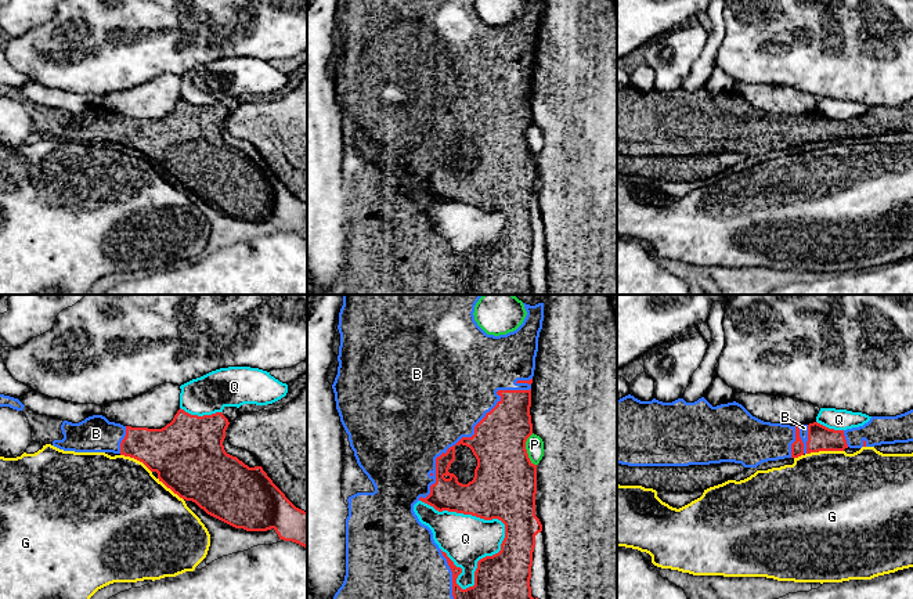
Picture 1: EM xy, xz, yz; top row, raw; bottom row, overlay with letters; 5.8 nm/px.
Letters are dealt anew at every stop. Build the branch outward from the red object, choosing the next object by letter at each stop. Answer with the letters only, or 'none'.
B

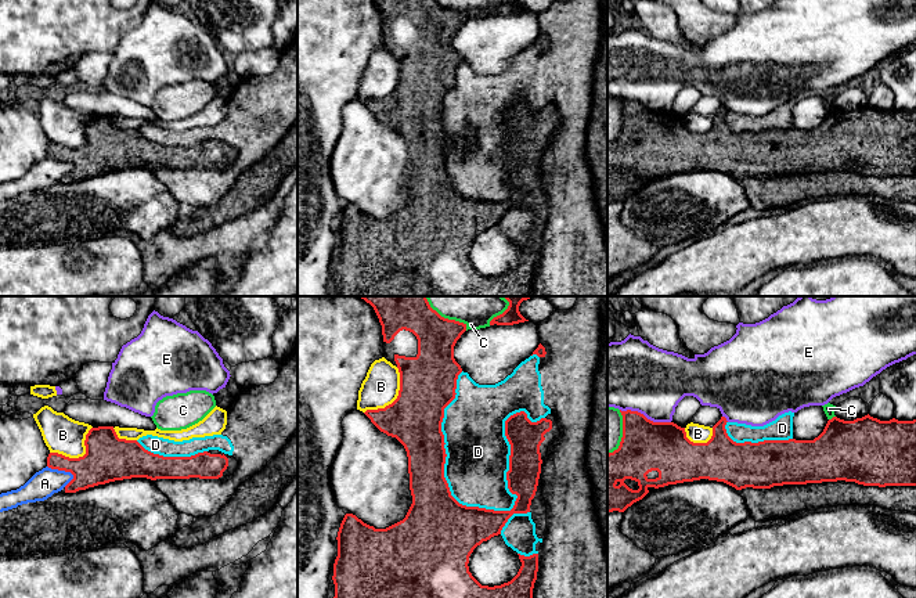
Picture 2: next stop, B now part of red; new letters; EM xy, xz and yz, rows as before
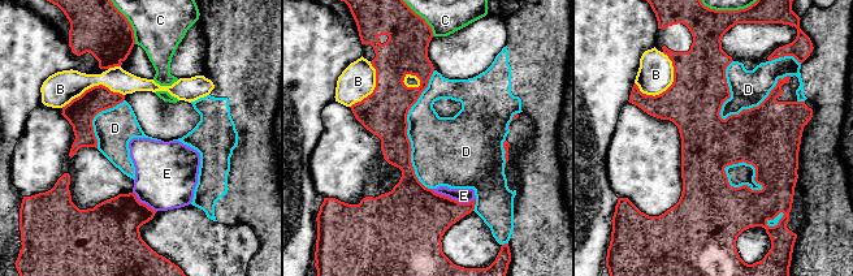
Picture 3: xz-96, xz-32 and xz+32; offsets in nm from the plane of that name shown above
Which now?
none

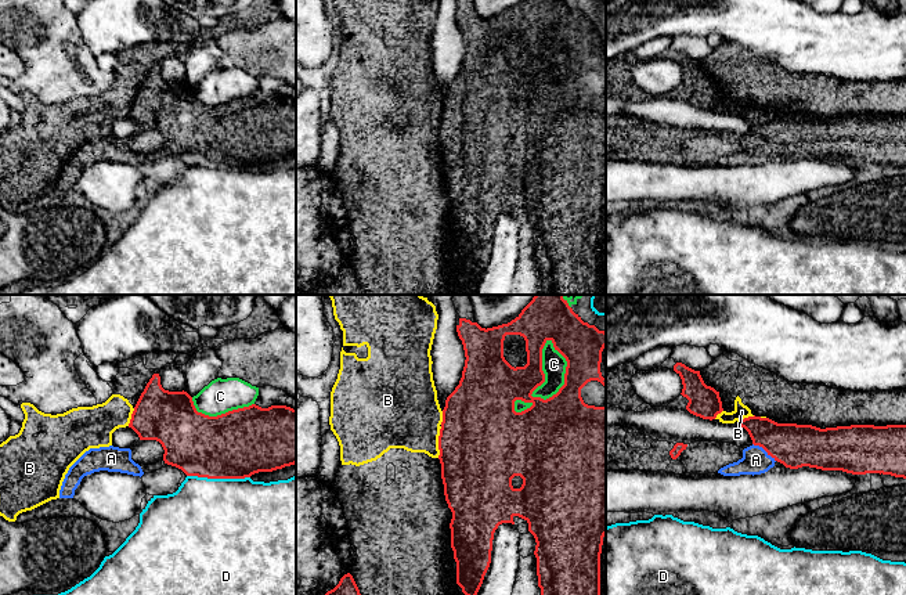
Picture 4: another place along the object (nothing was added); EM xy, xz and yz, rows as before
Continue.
A

